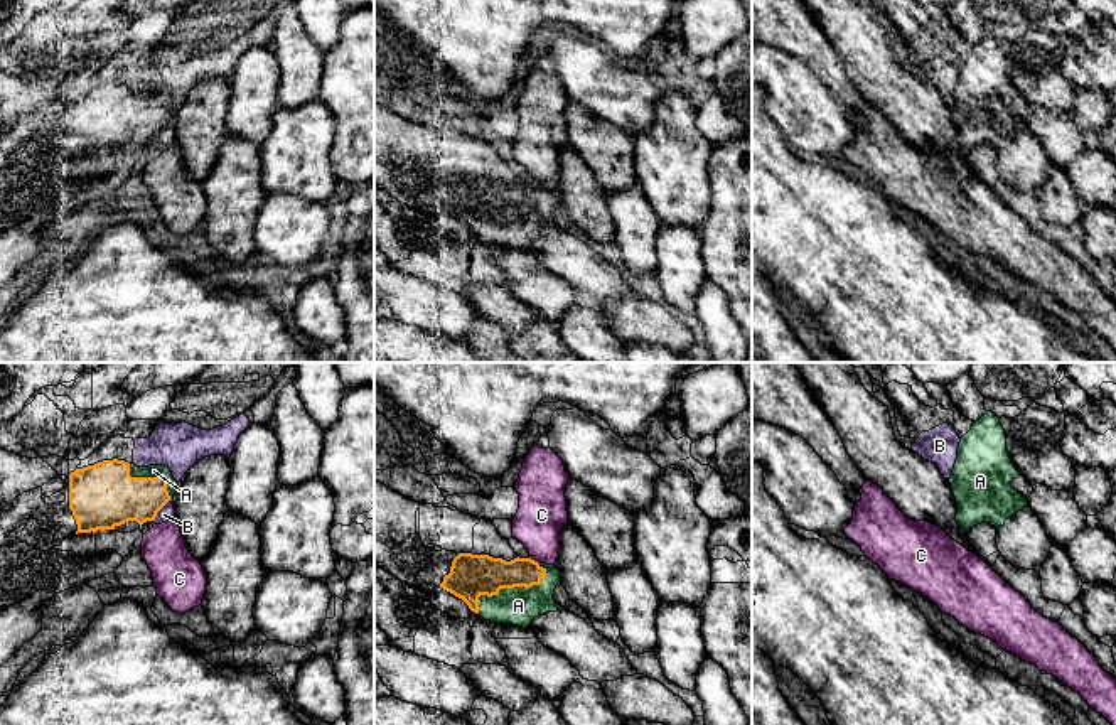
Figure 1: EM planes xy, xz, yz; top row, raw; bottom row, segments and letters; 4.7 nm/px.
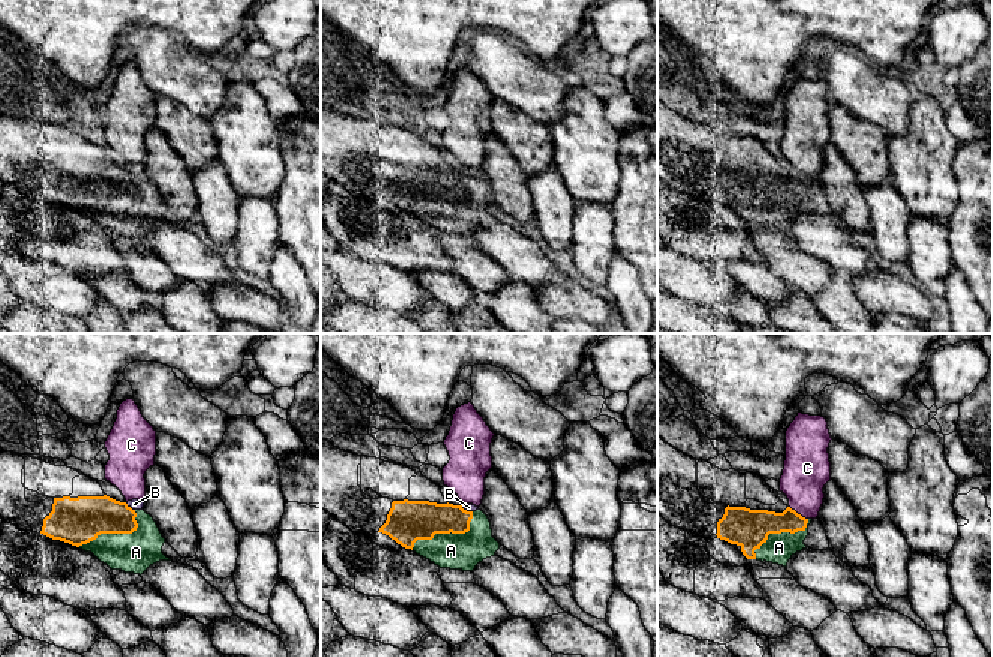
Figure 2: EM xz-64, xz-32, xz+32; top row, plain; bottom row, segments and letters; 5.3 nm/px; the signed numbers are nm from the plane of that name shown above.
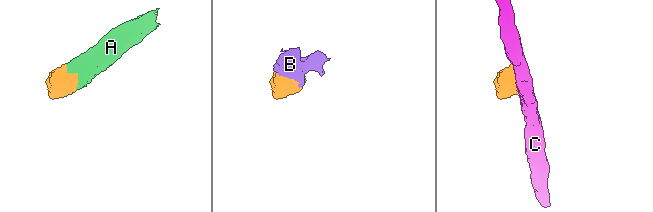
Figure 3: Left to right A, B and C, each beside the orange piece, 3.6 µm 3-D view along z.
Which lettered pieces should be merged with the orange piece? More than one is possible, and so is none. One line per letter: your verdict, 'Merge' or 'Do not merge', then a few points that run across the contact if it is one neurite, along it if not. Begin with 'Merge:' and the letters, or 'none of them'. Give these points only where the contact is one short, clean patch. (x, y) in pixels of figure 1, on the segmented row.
Merge: A
A: Merge
B: Do not merge. Line: xy (169, 499), (154, 520)
C: Do not merge. Line: xz (530, 558), (538, 563)

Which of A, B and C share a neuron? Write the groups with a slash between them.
A / B / C

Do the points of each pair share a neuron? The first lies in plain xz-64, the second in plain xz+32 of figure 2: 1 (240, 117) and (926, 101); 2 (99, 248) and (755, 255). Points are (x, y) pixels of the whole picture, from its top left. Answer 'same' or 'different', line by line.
1: same
2: same

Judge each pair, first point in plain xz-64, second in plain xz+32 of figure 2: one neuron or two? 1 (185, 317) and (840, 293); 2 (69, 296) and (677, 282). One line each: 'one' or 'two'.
1: one
2: one

